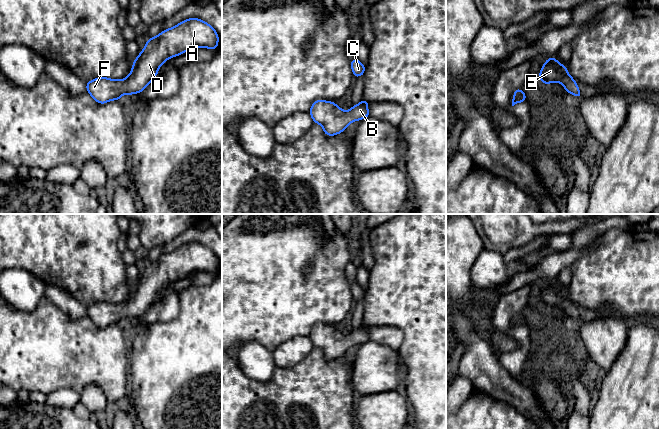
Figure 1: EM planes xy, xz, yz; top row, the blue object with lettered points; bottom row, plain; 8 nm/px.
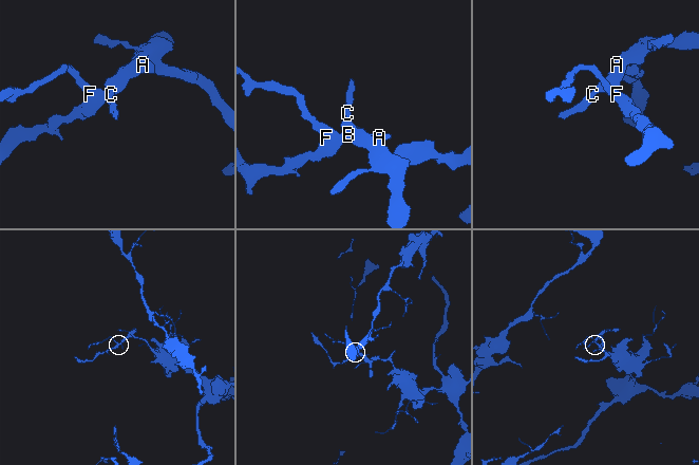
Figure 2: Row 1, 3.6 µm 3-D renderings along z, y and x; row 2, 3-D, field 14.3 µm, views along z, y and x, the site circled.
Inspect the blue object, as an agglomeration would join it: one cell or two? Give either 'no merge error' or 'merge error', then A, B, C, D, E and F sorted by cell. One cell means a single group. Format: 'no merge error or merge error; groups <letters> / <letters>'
no merge error; groups A B C D E F

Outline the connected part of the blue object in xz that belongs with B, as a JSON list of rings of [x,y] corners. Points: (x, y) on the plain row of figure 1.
[[[363,323],[359,328],[352,330],[349,335],[344,335],[335,326],[316,324],[312,327],[309,338],[313,346],[323,351],[327,360],[334,360],[346,354],[352,345],[370,341],[368,327]]]

